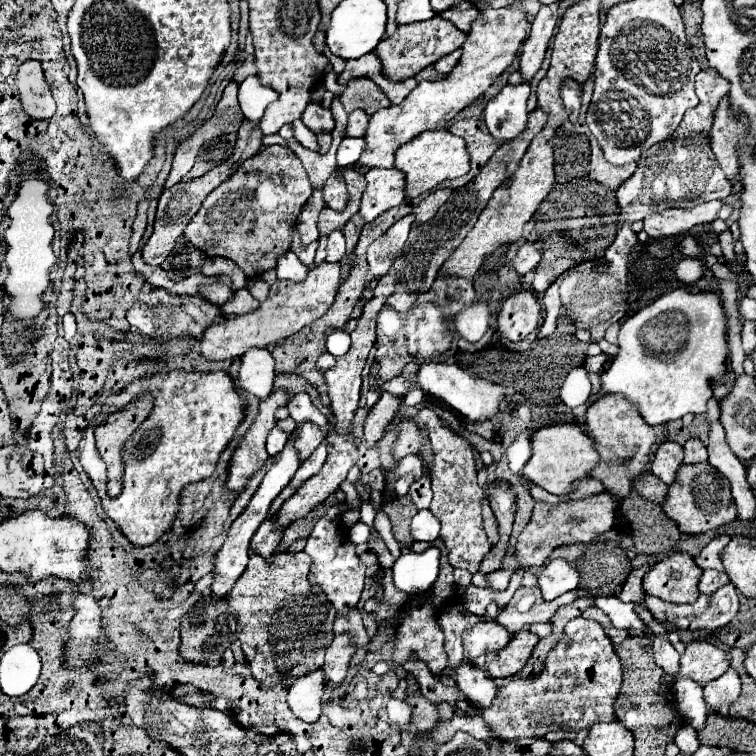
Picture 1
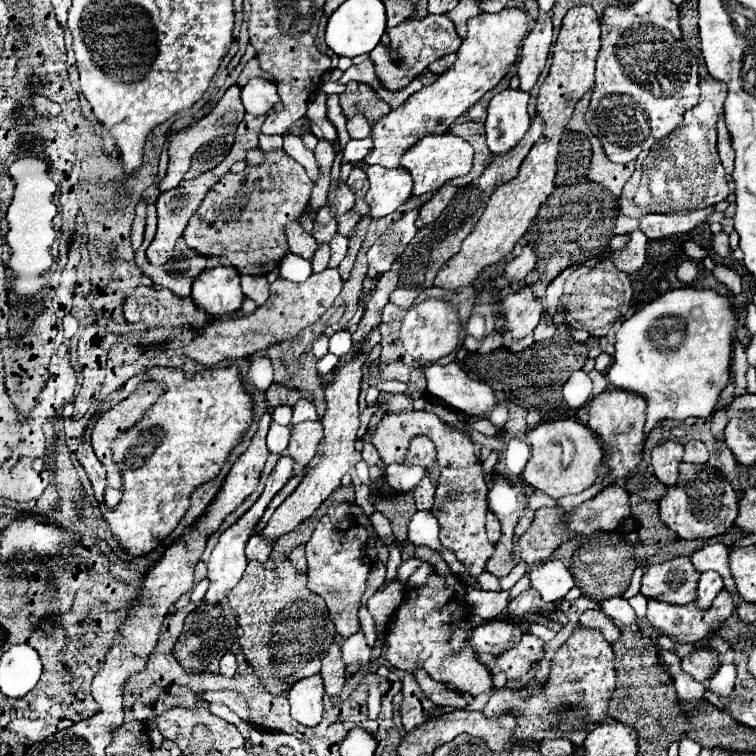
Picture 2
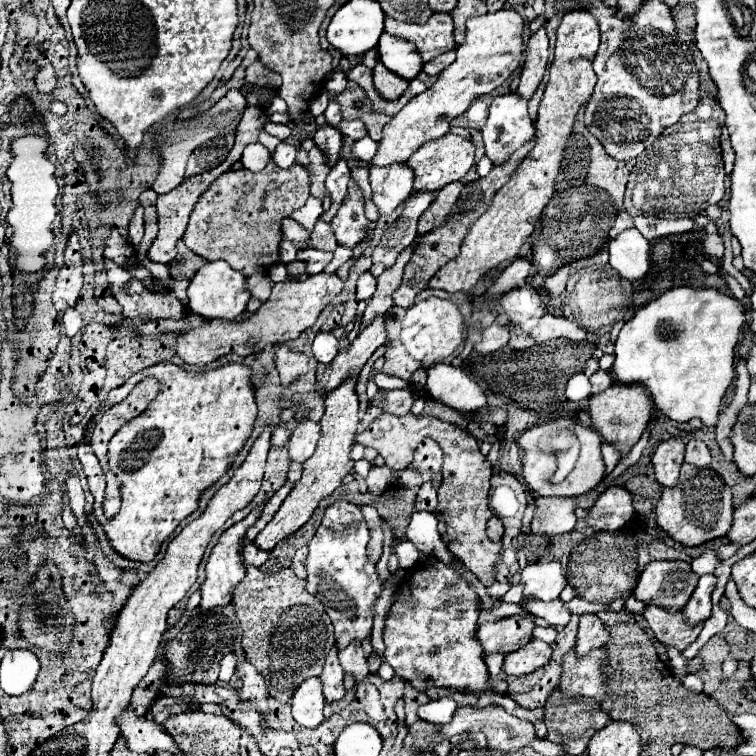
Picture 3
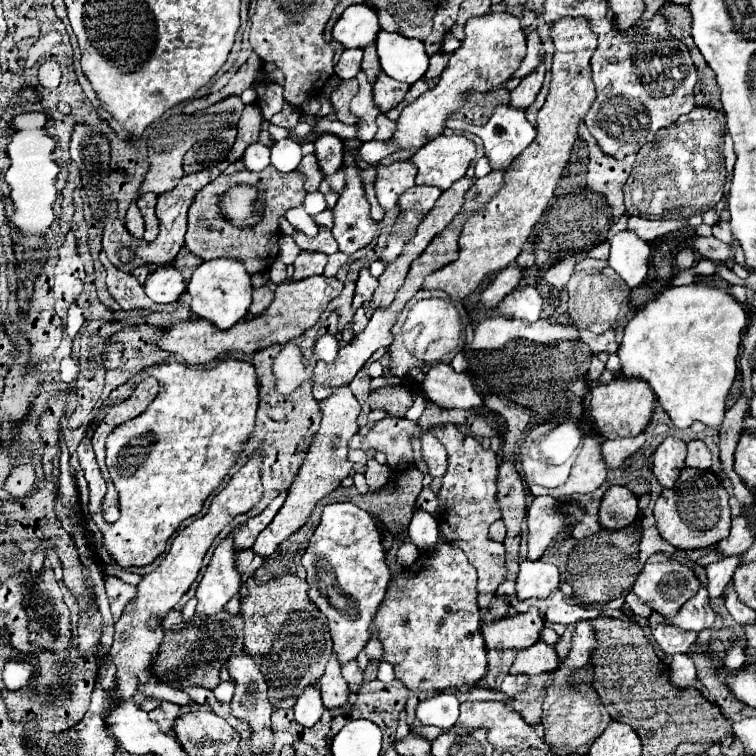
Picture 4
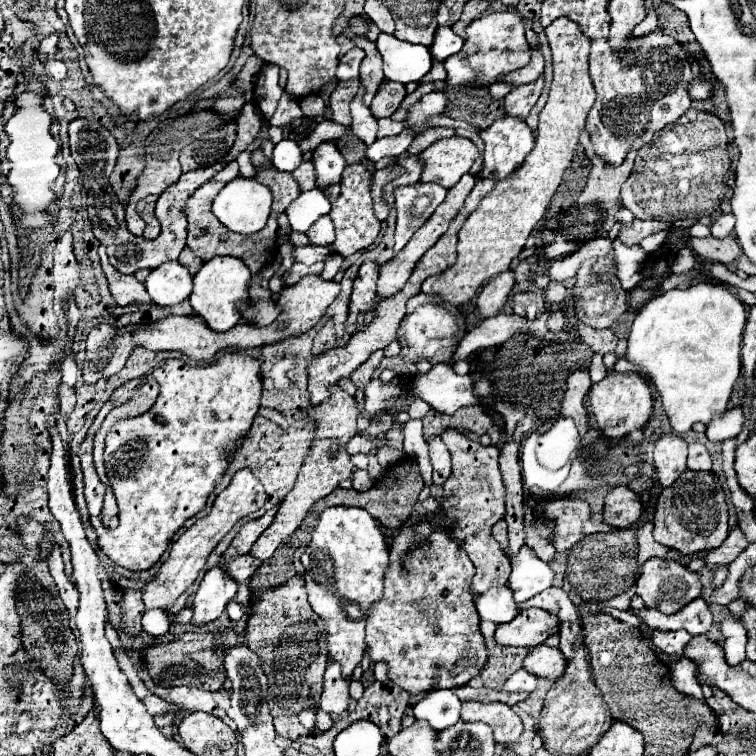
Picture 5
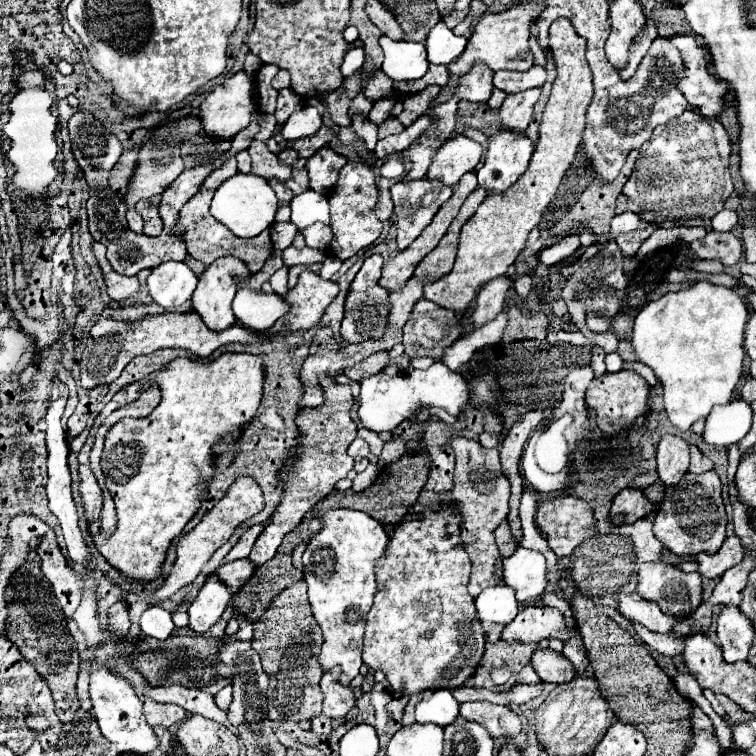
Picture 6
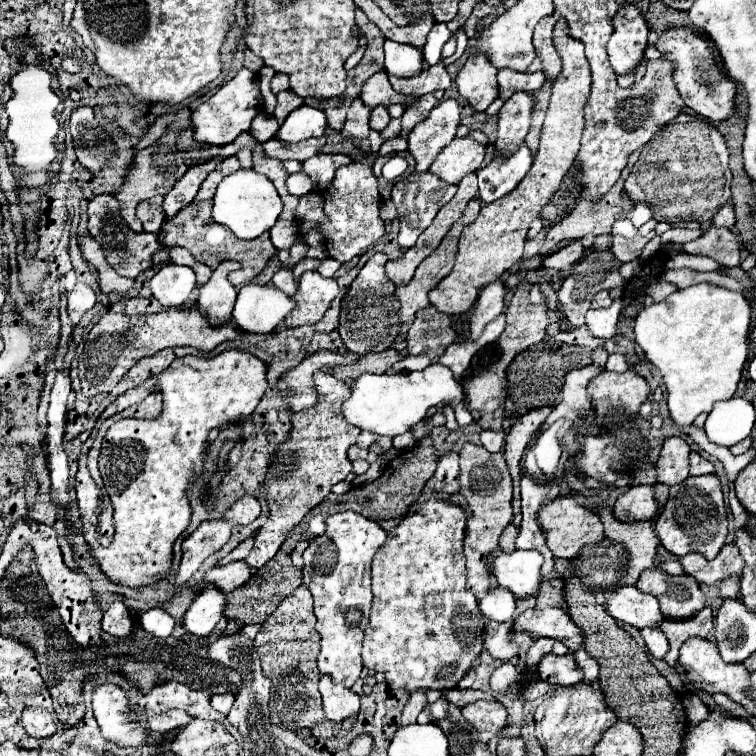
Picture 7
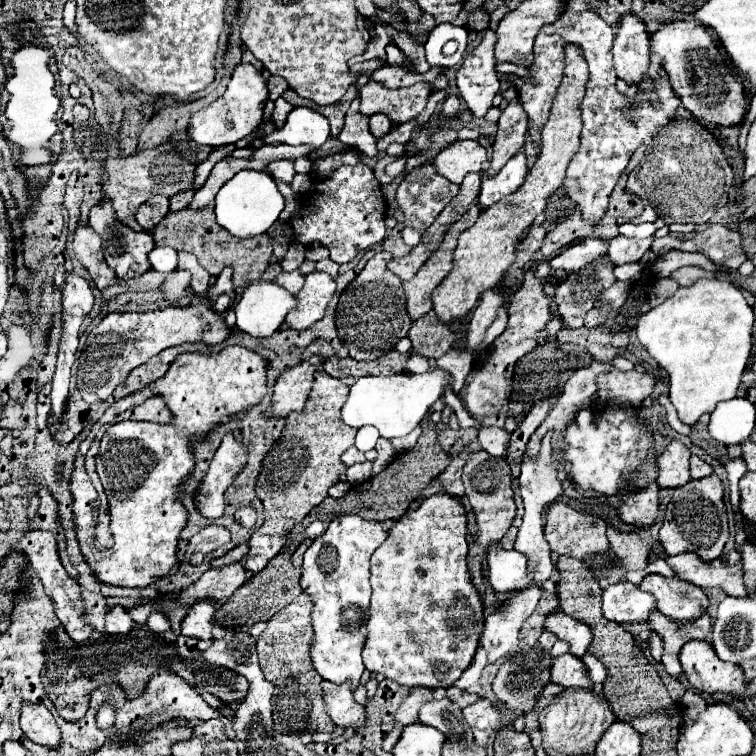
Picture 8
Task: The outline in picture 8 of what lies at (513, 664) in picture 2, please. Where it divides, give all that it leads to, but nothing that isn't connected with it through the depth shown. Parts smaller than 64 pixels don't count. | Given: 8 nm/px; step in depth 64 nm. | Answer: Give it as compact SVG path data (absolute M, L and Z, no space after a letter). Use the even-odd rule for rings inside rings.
M572 654L558 656L550 662L550 680L554 684L560 684L564 688L592 688L592 682L588 678L588 670L582 664L580 658Z

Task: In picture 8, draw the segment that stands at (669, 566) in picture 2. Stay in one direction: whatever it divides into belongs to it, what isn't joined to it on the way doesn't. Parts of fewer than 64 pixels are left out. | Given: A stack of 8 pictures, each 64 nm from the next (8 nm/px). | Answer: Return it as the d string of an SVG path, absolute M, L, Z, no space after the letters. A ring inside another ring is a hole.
M648 574L638 588L654 594L658 610L670 620L696 620L696 616L702 616L708 608L706 594L678 576L664 578L660 574Z

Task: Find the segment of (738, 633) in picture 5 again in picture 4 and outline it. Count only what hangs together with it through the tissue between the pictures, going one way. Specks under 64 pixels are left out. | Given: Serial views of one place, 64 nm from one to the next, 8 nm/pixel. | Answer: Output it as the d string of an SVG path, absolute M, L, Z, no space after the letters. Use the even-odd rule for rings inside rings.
M734 644L734 646L728 650L726 658L724 658L724 668L730 670L730 672L738 672L738 670L742 668L744 660L746 660L746 658L744 658L744 648L742 648L740 644Z

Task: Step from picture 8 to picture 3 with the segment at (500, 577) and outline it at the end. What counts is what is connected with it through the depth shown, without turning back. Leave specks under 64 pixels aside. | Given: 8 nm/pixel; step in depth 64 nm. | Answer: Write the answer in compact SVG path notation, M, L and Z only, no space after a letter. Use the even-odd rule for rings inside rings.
M534 562L522 570L524 596L534 596L542 602L556 600L560 592L568 586L568 578L562 570L562 564L552 562Z

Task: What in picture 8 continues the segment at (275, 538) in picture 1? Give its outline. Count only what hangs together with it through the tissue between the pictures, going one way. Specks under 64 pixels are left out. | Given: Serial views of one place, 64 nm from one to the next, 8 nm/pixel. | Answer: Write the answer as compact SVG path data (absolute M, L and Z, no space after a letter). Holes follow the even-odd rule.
M240 562L222 568L210 568L202 574L198 582L180 592L180 600L184 606L192 606L192 602L198 602L202 598L226 602L248 578L250 572Z

